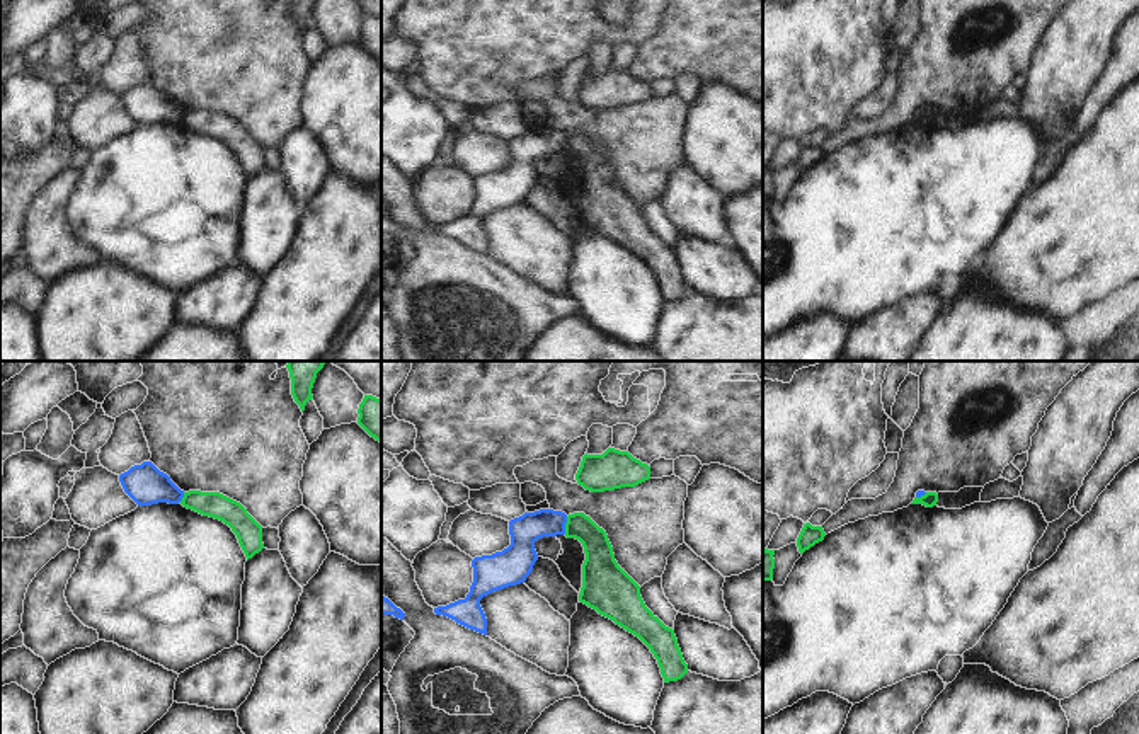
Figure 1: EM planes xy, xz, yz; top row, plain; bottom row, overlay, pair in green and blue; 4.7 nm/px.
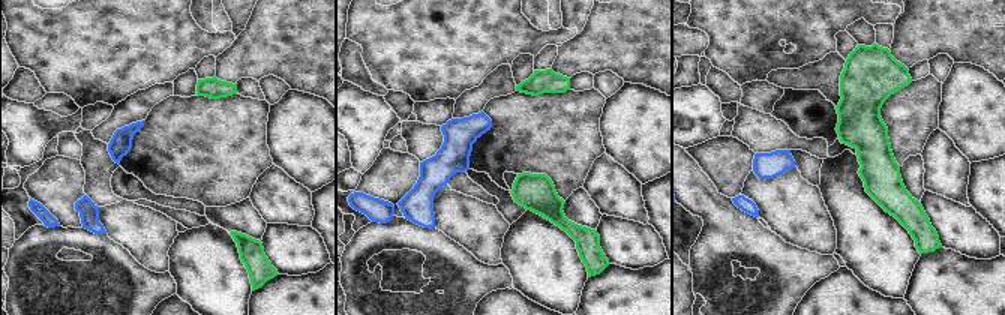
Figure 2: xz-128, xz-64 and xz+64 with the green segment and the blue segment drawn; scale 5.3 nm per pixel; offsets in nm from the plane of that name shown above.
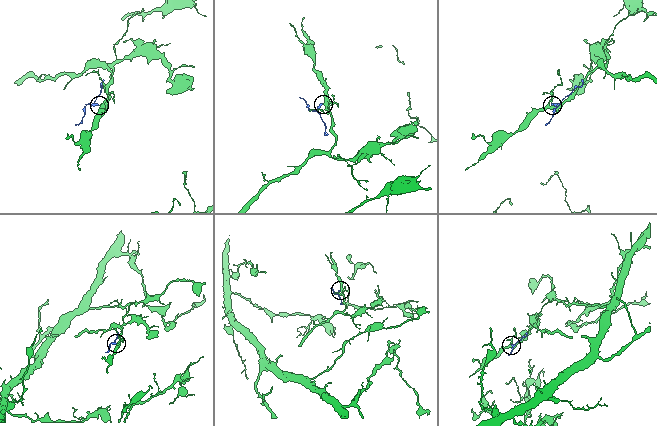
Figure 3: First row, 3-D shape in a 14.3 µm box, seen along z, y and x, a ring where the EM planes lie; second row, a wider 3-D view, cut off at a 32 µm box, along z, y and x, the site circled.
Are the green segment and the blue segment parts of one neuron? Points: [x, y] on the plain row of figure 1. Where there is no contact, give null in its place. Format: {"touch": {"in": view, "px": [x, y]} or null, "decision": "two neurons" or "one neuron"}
{"touch": {"in": "xz", "px": [566, 143]}, "decision": "two neurons"}

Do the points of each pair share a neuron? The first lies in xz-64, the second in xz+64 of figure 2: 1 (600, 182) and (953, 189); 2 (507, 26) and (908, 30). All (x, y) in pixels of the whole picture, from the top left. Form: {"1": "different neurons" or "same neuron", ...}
{"1": "same neuron", "2": "different neurons"}

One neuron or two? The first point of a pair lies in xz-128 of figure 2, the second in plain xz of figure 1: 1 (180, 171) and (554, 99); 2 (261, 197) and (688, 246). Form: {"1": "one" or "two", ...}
{"1": "one", "2": "two"}

